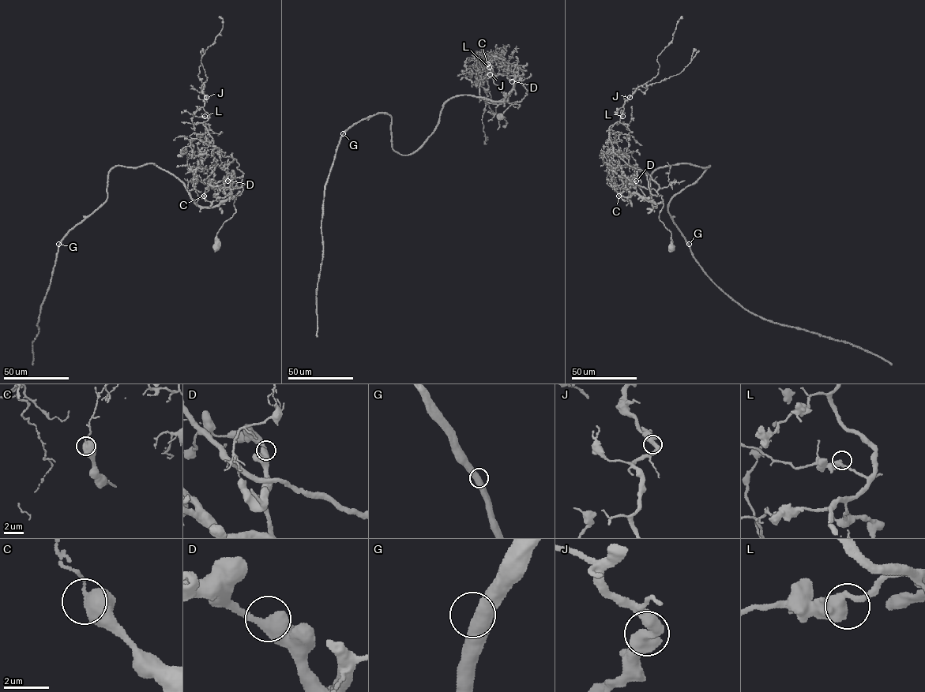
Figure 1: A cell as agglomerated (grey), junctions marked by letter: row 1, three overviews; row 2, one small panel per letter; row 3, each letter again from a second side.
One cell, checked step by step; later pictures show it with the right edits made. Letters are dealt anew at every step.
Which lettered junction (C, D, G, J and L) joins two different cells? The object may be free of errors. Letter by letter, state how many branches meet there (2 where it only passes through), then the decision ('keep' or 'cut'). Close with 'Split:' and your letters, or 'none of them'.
C: branches 2; cut
D: branches 2; keep
G: branches 2; keep
J: branches 2; keep
L: branches 2; keep
Split: C

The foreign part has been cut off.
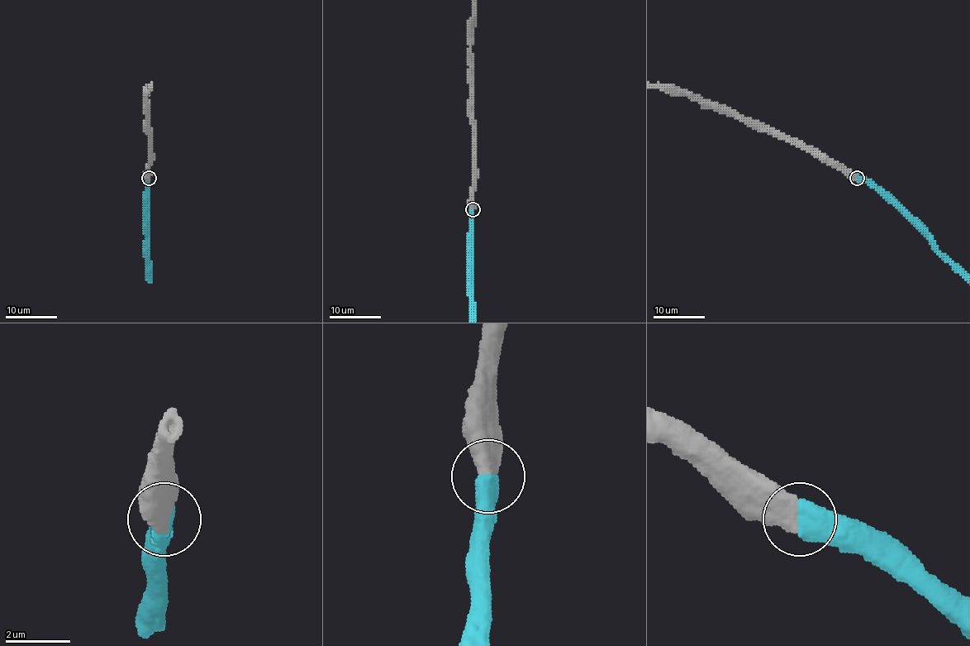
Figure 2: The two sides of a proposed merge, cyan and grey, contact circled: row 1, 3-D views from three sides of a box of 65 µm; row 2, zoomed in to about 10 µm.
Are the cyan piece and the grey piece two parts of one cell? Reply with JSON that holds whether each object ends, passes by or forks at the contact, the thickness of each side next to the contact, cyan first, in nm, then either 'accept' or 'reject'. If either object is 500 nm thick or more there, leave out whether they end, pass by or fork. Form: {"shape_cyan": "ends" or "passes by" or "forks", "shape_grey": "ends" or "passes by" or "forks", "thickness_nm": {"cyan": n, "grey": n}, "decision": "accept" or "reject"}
{"thickness_nm": {"cyan": 650, "grey": 650}, "decision": "accept"}

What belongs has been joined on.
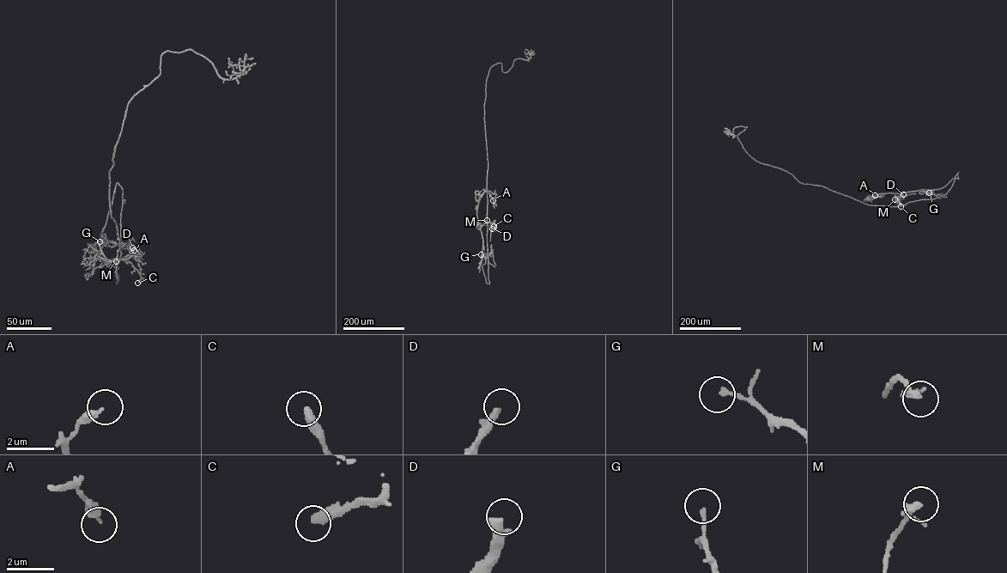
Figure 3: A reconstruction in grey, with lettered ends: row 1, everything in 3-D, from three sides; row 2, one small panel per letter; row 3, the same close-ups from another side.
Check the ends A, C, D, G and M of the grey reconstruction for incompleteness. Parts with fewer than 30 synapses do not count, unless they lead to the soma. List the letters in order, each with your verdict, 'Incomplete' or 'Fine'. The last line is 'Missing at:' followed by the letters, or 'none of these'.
A: Fine
C: Fine
D: Incomplete
G: Fine
M: Fine
Missing at: D

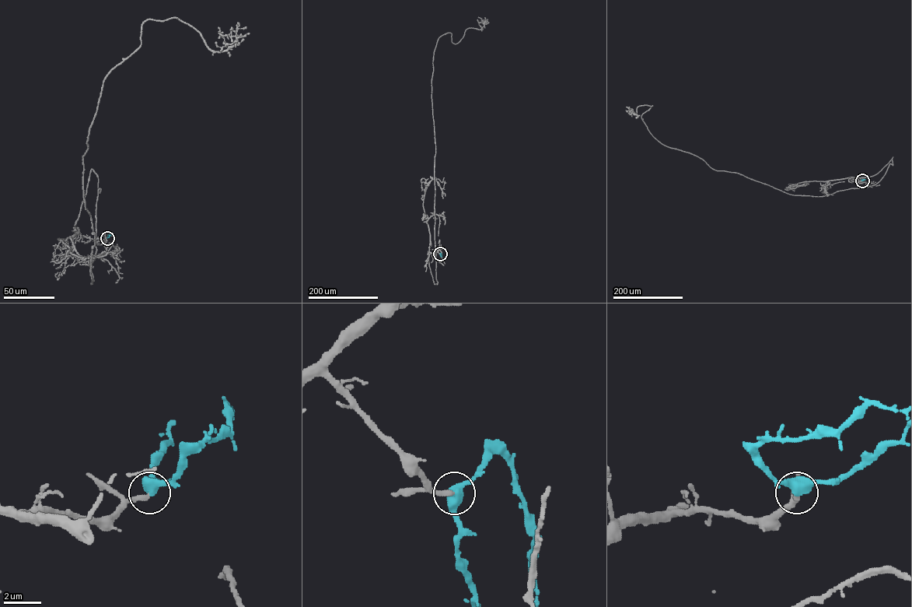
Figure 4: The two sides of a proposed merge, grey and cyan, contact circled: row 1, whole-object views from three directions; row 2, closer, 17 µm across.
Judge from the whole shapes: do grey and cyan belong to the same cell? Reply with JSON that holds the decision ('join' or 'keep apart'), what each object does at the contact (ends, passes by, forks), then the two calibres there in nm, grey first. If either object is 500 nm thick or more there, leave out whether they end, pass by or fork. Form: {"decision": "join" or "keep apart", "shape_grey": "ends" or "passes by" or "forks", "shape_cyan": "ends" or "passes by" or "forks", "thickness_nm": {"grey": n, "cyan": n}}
{"decision": "join", "thickness_nm": {"grey": 260, "cyan": 500}}

